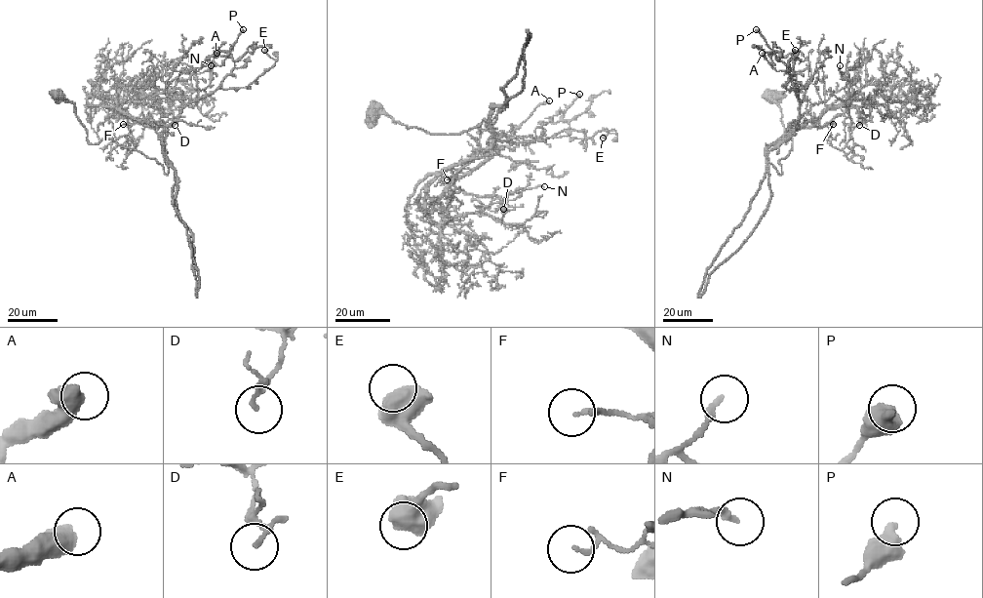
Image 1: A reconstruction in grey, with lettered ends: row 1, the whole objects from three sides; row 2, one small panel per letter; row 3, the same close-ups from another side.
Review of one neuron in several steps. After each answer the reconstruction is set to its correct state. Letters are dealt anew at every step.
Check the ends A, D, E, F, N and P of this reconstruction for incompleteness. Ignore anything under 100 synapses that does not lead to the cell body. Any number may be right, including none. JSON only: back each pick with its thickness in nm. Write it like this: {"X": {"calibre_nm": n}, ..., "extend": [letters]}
{"extend": []}

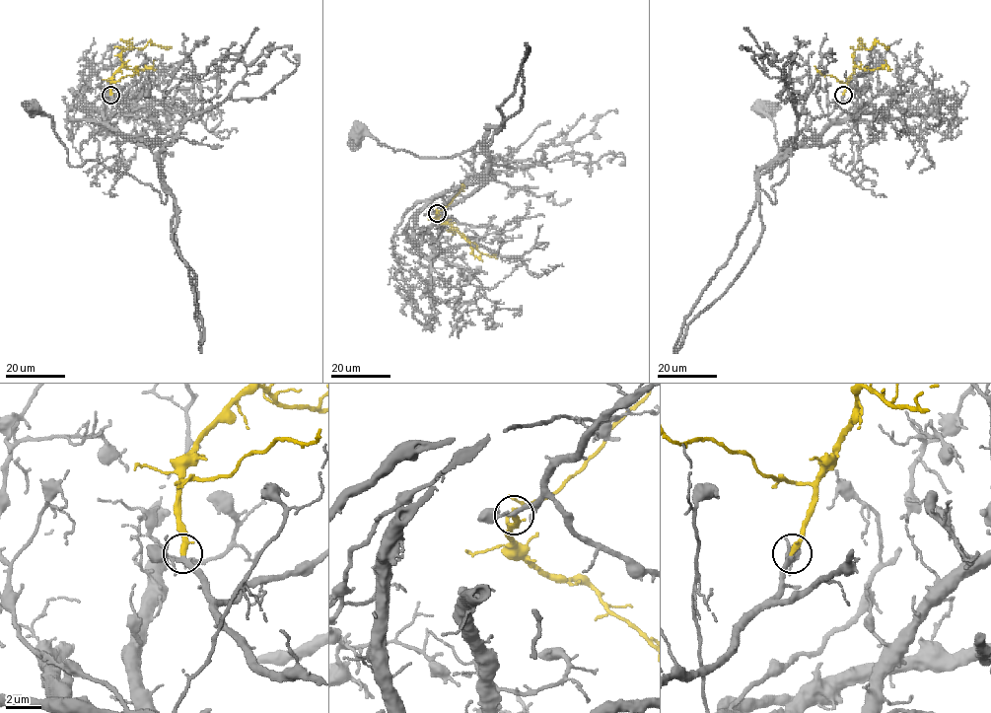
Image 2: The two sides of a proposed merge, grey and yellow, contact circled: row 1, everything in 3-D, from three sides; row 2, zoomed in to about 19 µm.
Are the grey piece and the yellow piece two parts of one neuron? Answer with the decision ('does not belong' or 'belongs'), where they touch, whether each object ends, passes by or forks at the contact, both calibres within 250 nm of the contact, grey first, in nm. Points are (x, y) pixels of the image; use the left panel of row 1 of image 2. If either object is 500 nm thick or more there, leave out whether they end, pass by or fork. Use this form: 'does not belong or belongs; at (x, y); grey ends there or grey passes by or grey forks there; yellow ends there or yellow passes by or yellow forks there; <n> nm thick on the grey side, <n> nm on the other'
belongs; at (110, 95); grey passes by; yellow ends there; 240 nm thick on the grey side, 340 nm on the other

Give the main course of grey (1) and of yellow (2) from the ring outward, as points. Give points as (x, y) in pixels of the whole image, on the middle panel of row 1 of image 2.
1: (437, 212), (484, 178), (485, 140), (495, 129), (488, 145), (435, 158), (356, 130)
2: (437, 212), (436, 217), (442, 223), (452, 225), (480, 252), (497, 259)

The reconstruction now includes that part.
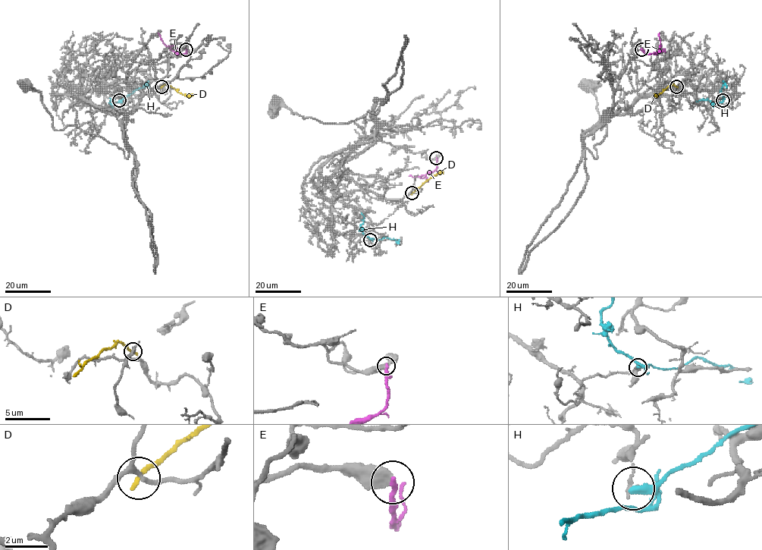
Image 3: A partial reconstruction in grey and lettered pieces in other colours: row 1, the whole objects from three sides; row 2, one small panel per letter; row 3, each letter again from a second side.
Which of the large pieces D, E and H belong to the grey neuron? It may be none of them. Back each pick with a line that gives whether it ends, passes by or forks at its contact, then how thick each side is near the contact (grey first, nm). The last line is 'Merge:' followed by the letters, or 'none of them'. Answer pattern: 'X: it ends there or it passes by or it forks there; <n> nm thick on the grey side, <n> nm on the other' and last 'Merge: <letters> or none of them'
Merge: none of them

